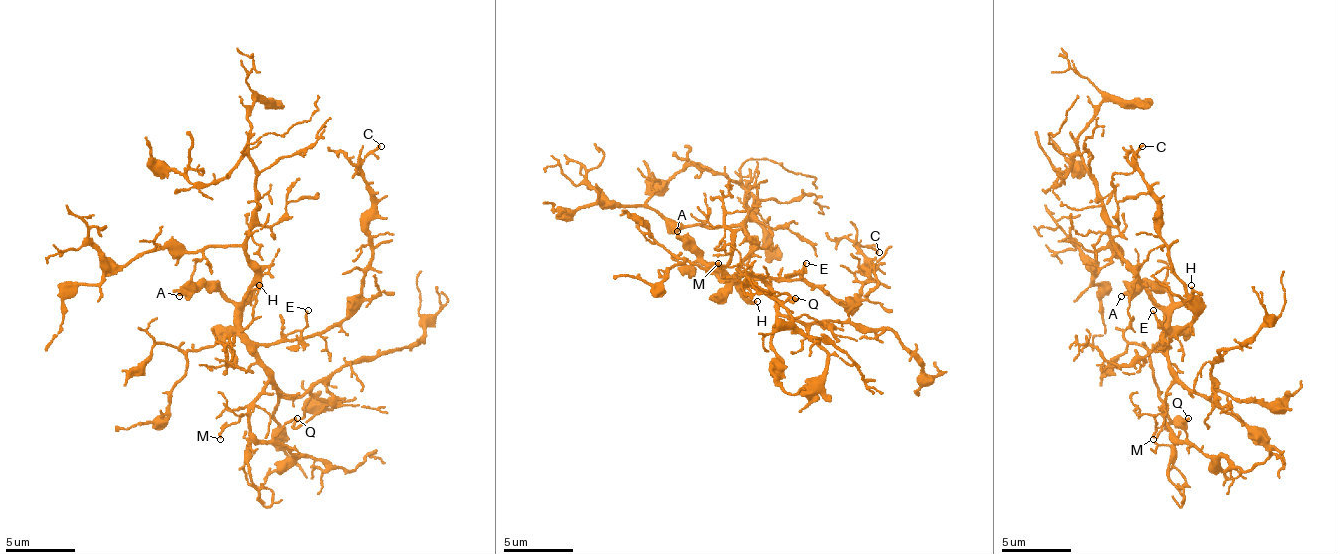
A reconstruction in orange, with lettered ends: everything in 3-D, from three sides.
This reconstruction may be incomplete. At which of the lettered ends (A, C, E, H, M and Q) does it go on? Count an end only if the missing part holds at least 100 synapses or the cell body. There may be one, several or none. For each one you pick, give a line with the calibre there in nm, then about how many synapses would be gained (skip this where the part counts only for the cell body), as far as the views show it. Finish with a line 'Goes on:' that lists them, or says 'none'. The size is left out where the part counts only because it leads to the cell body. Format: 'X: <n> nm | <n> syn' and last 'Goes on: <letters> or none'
H: 240 nm
Goes on: H

